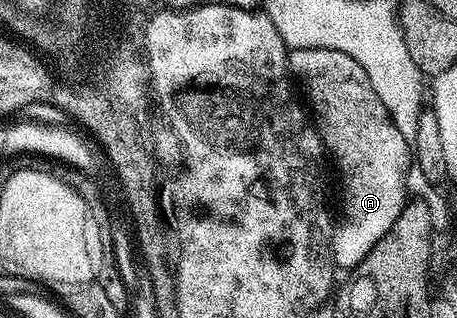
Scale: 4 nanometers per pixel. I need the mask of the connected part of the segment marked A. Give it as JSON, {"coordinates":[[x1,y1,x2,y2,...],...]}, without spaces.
{"coordinates":[[326,48,289,49,288,68,291,77,299,85,300,82,304,85,303,97,307,109,320,132,331,165,333,162,340,173,341,218,336,231,330,234,330,258,337,267,354,268,368,255,370,248,374,248,374,244,378,244,378,240,382,240,382,236,394,228,394,220,398,220,402,208,409,201,408,169,413,169,414,166,412,147,402,132,398,132,394,120,384,107,382,95,374,92,374,84,370,84,366,68,362,68,362,64,358,64,352,54]]}

